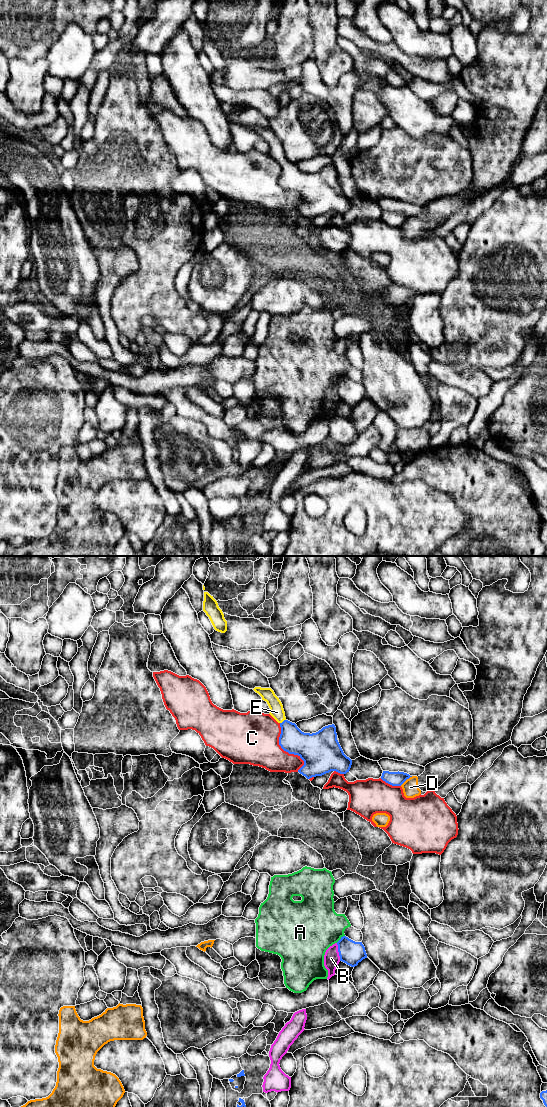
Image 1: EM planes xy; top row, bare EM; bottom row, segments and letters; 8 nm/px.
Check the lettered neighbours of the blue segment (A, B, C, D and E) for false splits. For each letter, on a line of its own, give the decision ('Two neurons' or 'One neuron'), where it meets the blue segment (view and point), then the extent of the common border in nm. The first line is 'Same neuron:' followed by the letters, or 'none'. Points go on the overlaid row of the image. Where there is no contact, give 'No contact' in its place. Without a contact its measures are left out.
Same neuron: E
A: Two neurons. Touches blue at xy (341, 938). Shared border 90 nm
B: Two neurons. Touches blue at xy (338, 951). Shared border 150 nm
C: Two neurons. Touches blue at xy (285, 750). Shared border 420 nm
D: Two neurons. Touches blue at xy (406, 779). Shared border 130 nm
E: One neuron. Touches blue at xy (283, 721). Shared border 60 nm

